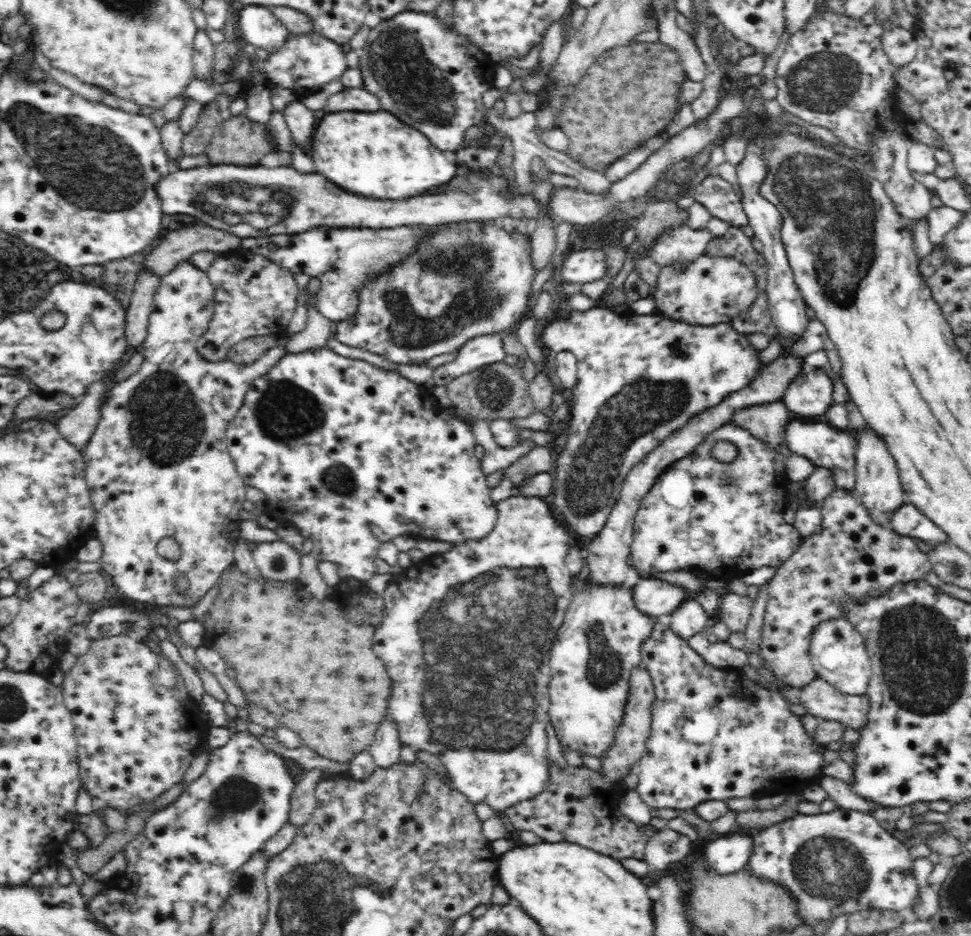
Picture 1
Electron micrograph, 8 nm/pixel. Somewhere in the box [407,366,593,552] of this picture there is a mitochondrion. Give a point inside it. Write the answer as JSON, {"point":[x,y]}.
{"point":[493,391]}

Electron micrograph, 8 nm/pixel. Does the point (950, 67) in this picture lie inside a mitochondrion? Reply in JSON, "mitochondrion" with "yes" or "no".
{"mitochondrion":"no"}

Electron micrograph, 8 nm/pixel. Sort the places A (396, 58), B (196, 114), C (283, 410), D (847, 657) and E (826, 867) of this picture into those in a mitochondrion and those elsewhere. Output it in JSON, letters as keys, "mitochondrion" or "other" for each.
{"A":"mitochondrion","B":"other","C":"mitochondrion","D":"other","E":"mitochondrion"}

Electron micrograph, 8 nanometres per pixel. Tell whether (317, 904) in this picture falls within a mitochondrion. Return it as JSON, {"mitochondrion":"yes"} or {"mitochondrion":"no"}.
{"mitochondrion":"yes"}

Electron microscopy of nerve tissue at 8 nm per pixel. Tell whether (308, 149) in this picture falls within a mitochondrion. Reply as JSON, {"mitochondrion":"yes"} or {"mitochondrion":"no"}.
{"mitochondrion":"no"}

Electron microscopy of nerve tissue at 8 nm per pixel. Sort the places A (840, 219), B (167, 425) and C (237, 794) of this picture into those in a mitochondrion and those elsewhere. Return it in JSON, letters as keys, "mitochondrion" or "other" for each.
{"A":"mitochondrion","B":"mitochondrion","C":"mitochondrion"}

